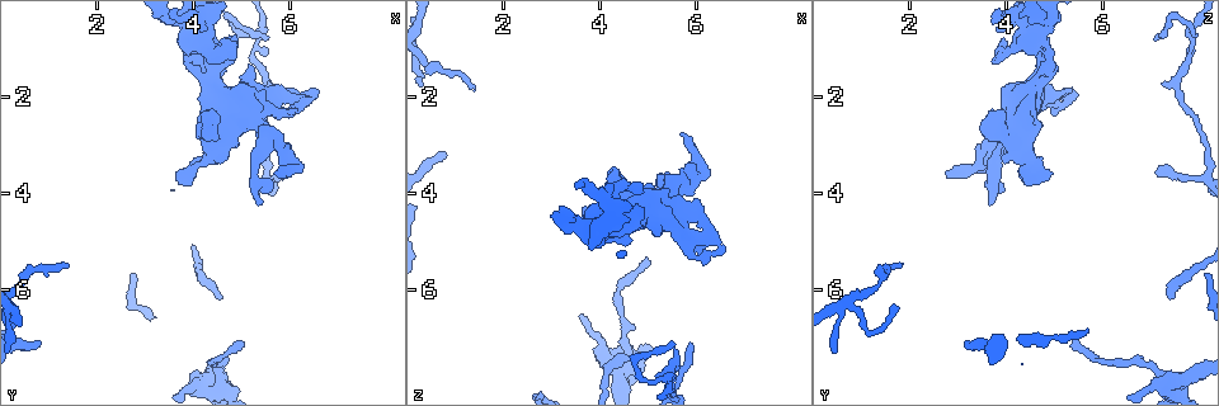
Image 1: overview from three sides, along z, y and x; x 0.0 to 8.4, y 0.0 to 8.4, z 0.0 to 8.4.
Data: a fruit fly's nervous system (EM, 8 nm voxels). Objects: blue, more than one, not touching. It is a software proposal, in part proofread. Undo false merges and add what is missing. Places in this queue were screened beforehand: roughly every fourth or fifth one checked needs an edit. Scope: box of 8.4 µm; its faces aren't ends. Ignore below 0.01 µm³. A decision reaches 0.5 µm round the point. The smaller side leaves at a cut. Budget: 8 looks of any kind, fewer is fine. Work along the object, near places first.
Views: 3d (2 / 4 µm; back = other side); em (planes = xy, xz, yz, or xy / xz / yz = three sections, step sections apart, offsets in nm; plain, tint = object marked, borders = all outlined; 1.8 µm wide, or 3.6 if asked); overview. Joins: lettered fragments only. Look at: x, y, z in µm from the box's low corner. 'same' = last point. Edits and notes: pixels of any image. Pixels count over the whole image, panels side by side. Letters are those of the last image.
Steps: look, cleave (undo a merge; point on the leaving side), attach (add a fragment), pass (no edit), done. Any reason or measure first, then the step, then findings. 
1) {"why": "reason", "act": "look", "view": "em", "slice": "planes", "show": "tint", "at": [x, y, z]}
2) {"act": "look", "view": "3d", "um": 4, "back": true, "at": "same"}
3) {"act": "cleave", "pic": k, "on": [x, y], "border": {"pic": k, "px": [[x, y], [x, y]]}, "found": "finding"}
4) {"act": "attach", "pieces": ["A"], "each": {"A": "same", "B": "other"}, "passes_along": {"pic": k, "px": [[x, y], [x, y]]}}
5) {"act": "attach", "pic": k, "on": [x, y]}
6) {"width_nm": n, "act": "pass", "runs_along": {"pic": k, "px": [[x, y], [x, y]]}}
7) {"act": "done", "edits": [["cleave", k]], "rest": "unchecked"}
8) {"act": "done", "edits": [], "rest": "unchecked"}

{"why": "branch stops here", "act": "look", "view": "3d", "um": 2, "at": [5.40, 4.25, 3.65]}

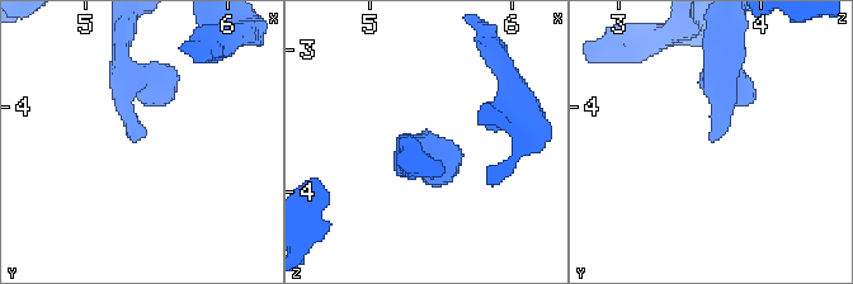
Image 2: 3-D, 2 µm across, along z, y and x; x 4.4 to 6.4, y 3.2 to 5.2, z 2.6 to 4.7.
{"act": "look", "view": "em", "slice": "planes", "show": "borders", "at": [5.36, 4.24, 3.66]}

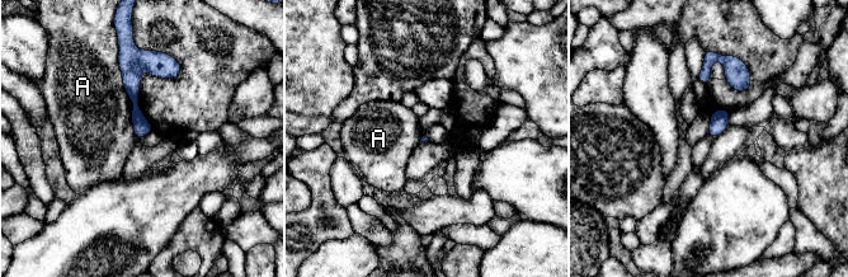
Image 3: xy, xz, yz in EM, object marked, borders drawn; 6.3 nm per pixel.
{"act": "pass", "each": {"A": "other"}, "border": {"pic": 3, "px": [[118, 52], [139, 139]]}, "found": "none of them fits"}

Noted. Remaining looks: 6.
{"act": "look", "view": "em", "slice": "planes", "show": "tint", "at": [4.35, 2.80, 3.65]}

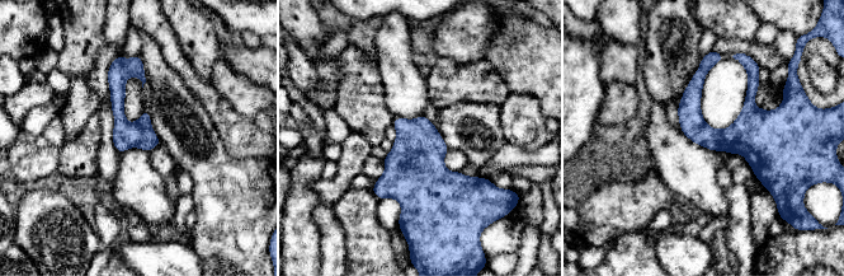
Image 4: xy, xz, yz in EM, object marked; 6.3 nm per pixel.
{"act": "look", "view": "em", "slice": "planes", "show": "borders", "at": "same"}

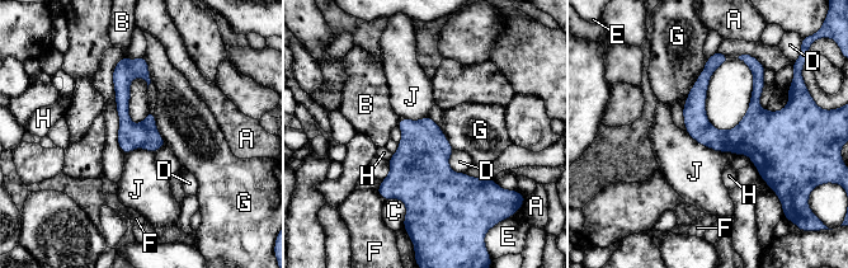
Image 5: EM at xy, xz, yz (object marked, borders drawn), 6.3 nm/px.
{"width_nm": 160, "act": "pass", "each": {"A": "other", "B": "other", "C": "other", "D": "other", "E": "other", "F": "other", "G": "other", "H": "other", "J": "other"}, "border": {"pic": 5, "px": [[686, 130], [711, 149], [735, 154]]}, "found": "one neuron here"}

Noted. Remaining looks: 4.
{"why": "thin end", "act": "look", "view": "3d", "um": 4, "at": [1.40, 5.55, 1.80]}

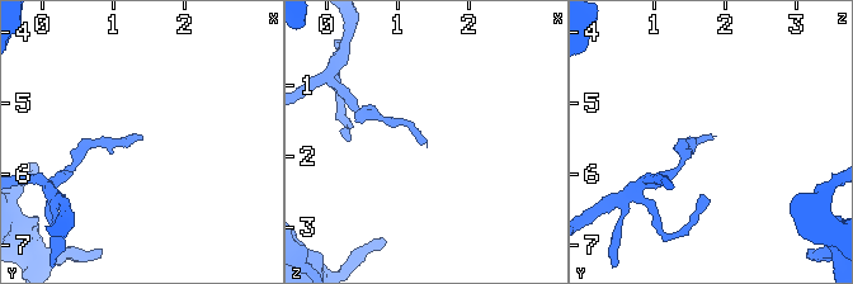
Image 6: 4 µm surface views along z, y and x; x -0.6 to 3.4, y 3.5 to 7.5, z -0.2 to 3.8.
{"act": "look", "view": "em", "slice": "yz", "step": 8, "show": "tint", "at": [1.40, 5.50, 1.80]}

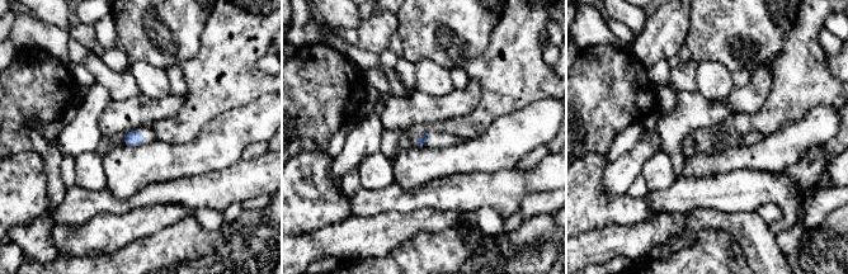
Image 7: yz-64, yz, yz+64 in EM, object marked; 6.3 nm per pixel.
{"why": "another direction", "act": "look", "view": "em", "slice": "planes", "show": "borders", "at": "same"}

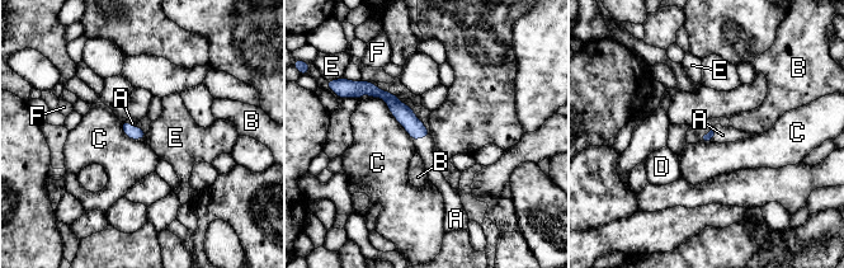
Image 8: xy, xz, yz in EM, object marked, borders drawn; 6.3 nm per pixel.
{"act": "attach", "pieces": ["A"], "each": {"A": "same", "B": "other", "C": "other", "D": "other", "E": "other", "F": "other"}, "found": "it goes on there"}

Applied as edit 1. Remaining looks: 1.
{"why": "long arm stops here", "act": "look", "view": "em", "slice": "planes", "show": "borders", "at": [0.80, 7.05, 3.25]}

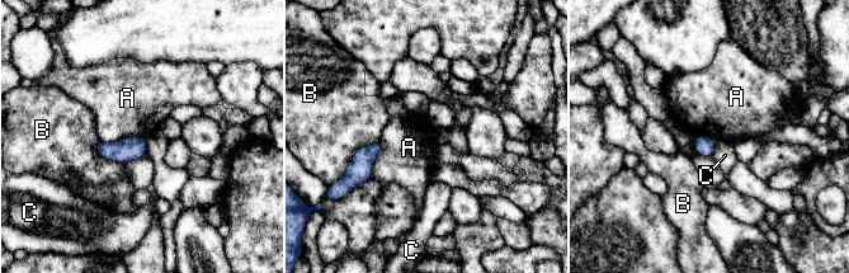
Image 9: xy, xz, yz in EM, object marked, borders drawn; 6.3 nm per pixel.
{"width_nm": 120, "act": "pass", "each": {"A": "other", "B": "other", "C": "other"}, "border": {"pic": 9, "px": [[145, 137], [99, 141]]}, "found": "none of them fits"}

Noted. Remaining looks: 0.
{"act": "done", "edits": [["attach", 8]], "rest": "unchecked"}

